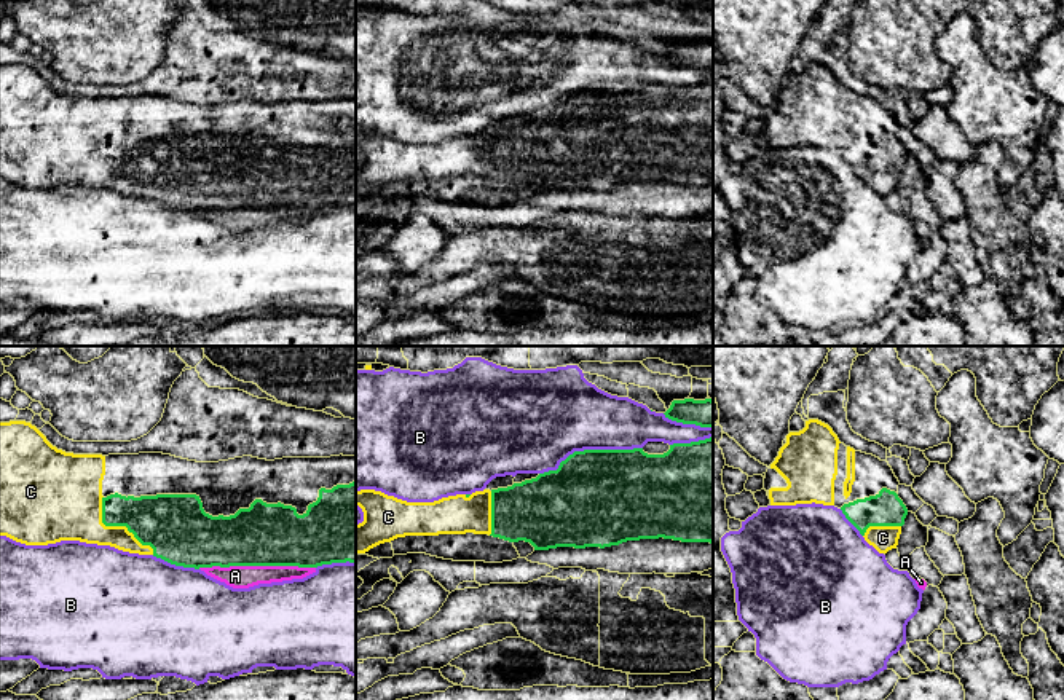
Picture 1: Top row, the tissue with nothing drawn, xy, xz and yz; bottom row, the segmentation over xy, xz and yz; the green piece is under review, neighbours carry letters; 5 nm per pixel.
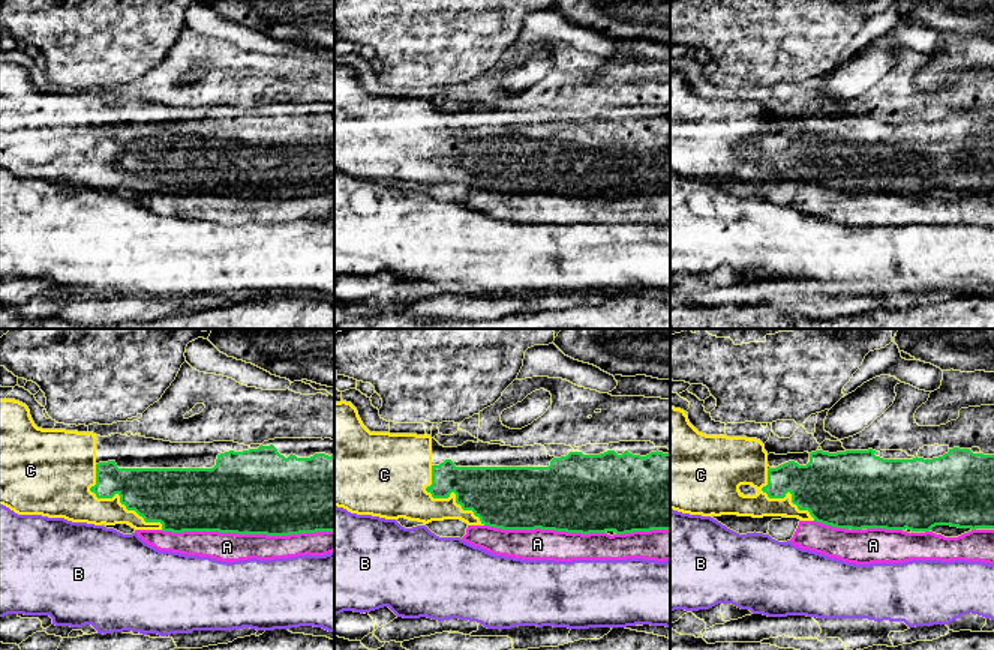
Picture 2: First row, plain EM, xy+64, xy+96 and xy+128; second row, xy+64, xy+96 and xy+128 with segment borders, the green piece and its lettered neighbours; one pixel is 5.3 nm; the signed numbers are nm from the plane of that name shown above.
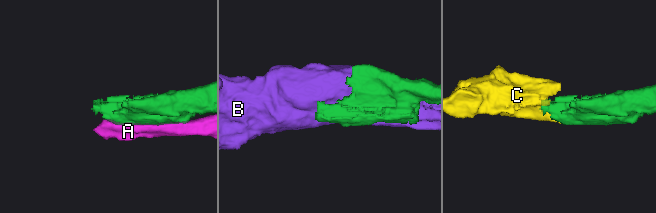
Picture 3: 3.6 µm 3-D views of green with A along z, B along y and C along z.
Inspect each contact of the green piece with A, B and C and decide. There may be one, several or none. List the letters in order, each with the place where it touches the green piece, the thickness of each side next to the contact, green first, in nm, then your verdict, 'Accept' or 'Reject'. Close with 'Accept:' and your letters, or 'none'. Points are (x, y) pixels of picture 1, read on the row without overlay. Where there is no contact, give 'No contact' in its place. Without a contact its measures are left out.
A: Touches green at xy (256, 208). Thickness 320 nm (green) against 110 nm. Reject
B: Touches green at xz (589, 93). Thickness 500 nm (green) against 440 nm. Reject
C: Touches green at xy (117, 168). Thickness 280 nm (green) against 320 nm. Accept
Accept: C

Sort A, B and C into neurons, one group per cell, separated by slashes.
A / B / C

